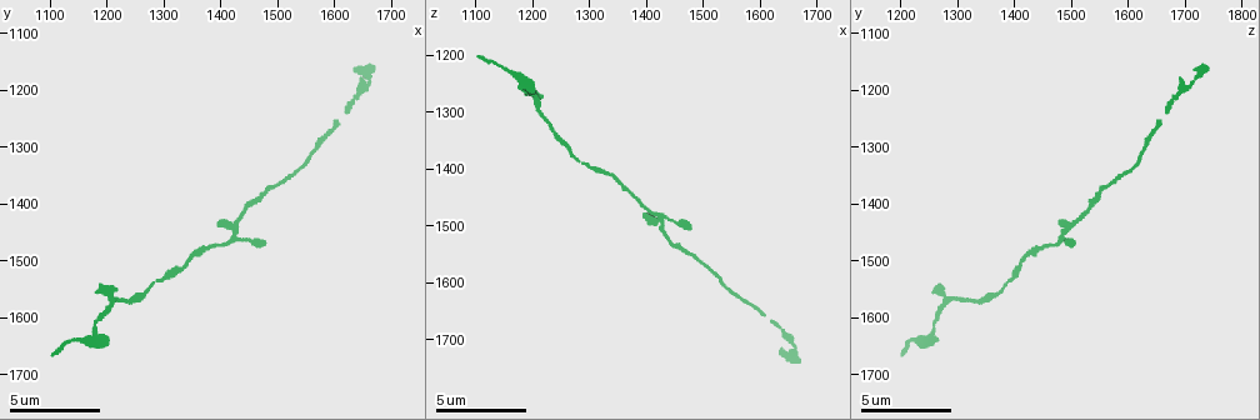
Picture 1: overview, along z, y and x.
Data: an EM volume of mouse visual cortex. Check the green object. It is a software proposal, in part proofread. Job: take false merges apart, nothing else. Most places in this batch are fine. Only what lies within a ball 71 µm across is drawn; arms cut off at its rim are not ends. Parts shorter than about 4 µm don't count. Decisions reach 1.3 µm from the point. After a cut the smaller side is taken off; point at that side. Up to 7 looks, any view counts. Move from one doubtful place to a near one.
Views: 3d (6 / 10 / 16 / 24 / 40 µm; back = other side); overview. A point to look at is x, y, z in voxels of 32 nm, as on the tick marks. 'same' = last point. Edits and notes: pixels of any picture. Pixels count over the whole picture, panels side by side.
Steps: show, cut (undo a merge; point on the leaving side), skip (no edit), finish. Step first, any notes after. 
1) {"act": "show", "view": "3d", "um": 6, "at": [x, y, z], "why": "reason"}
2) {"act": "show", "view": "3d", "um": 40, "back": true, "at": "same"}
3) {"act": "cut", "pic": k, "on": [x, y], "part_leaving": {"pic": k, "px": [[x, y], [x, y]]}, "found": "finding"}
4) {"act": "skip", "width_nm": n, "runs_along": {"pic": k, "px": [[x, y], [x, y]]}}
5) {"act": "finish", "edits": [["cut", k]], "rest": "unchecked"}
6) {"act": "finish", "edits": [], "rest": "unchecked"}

{"act": "show", "view": "3d", "um": 16, "at": [1230, 1575, 1325], "why": "a narrow waist"}

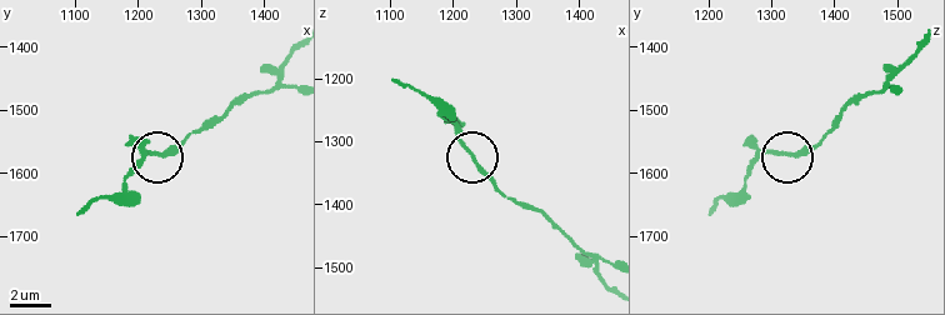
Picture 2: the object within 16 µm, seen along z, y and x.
{"act": "show", "view": "3d", "um": 16, "back": true, "at": [1225, 1570, 1320]}

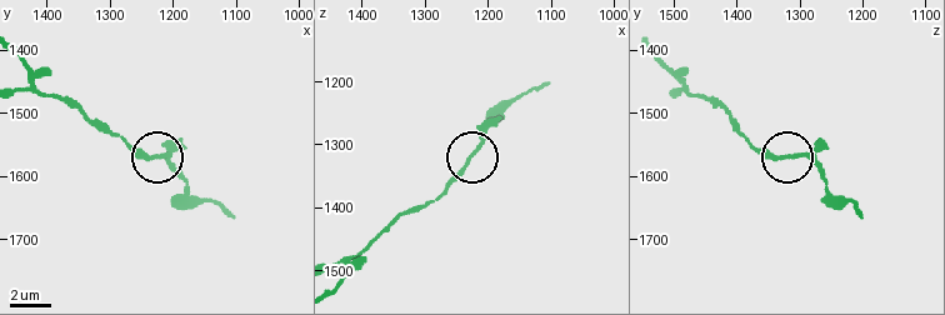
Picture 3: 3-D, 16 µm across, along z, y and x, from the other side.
{"act": "skip", "runs_along": {"pic": 3, "px": [[691, 94], [711, 99], [756, 148], [803, 156], [820, 173]]}, "found": "all the same neuron"}

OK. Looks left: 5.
{"act": "show", "view": "3d", "um": 6, "at": [1410, 1470, 1475], "why": "a fork"}

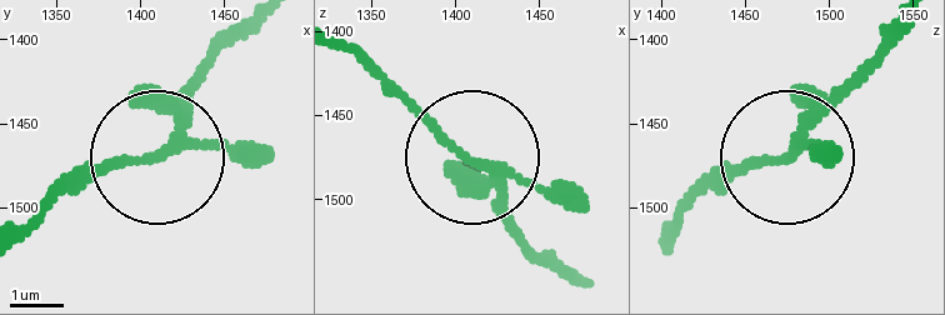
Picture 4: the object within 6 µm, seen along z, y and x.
{"act": "show", "view": "3d", "um": 6, "back": true, "at": [1412, 1466, 1476]}

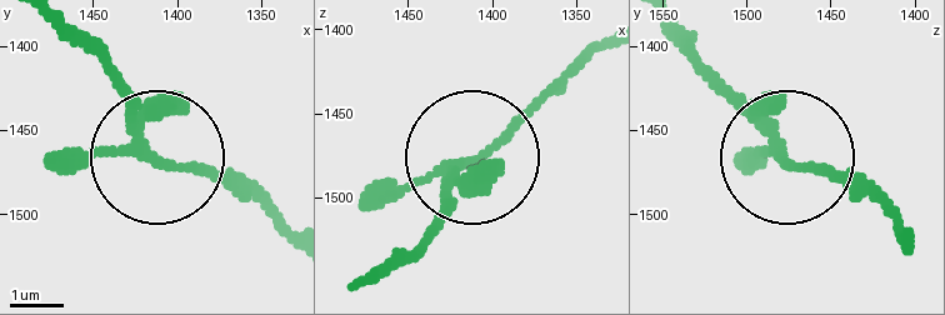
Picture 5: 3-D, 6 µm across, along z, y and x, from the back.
{"act": "skip", "width_nm": 150, "found": "one neuron here"}

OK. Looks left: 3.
{"act": "show", "view": "3d", "um": 6, "at": [1640, 1215, 1685]}

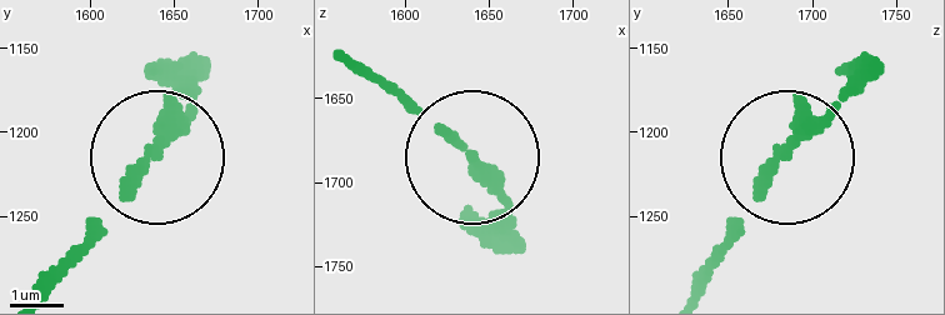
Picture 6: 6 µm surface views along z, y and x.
{"act": "show", "view": "3d", "um": 6, "back": true, "at": [1642, 1210, 1688]}

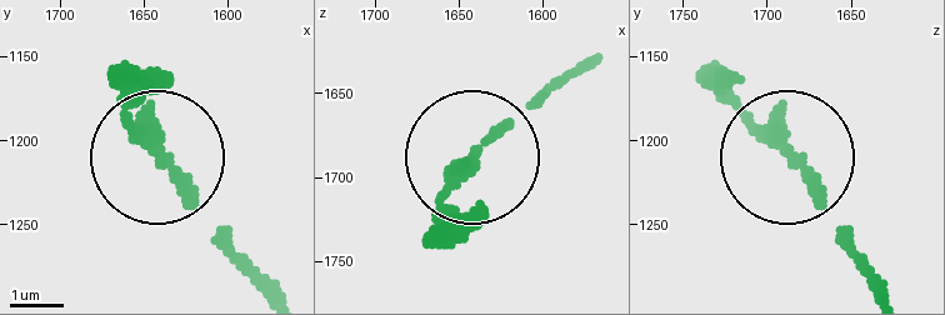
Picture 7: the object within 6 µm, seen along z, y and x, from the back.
{"act": "skip", "arms": 3, "found": "all the same neuron"}

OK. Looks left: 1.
{"act": "finish", "edits": [], "rest": "unchecked"}

